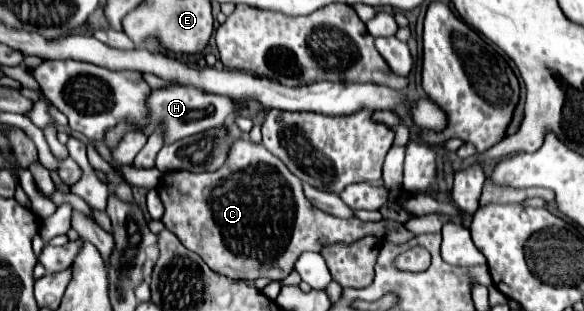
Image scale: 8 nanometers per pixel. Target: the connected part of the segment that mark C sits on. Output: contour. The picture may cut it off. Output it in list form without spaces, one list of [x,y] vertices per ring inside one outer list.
[[[249,140],[233,142],[227,162],[211,174],[167,172],[157,192],[165,206],[161,218],[165,228],[199,254],[211,270],[231,280],[261,276],[281,282],[305,250],[321,252],[325,246],[351,244],[367,234],[383,238],[389,232],[391,242],[405,242],[413,236],[399,222],[335,218],[319,210],[305,198],[301,180],[265,146]]]

